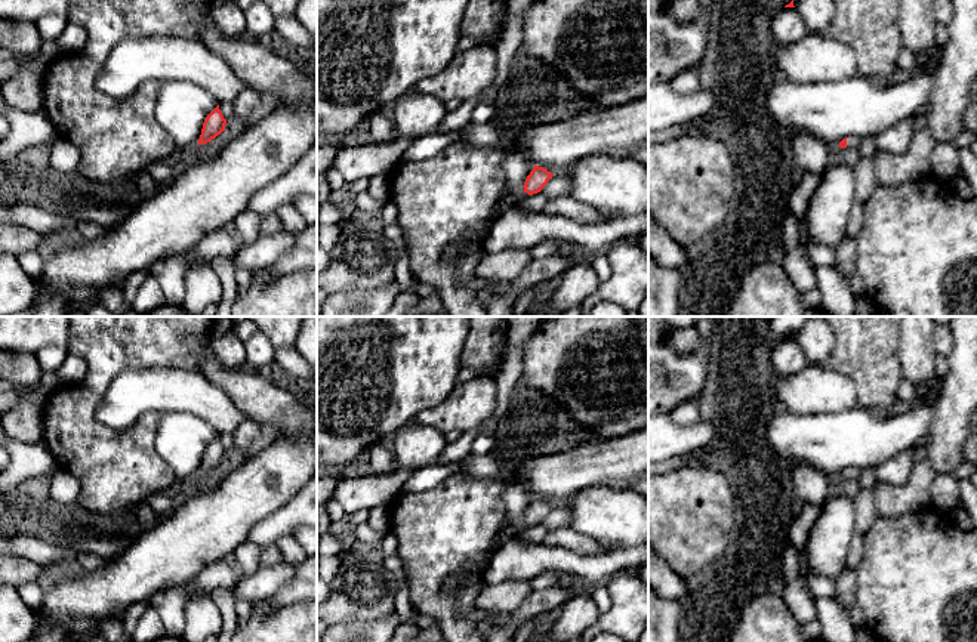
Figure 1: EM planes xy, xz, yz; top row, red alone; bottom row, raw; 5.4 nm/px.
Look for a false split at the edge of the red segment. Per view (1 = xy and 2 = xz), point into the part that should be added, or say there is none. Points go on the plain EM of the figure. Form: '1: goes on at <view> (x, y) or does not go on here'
1: does not go on here
2: goes on at xz (509, 530)

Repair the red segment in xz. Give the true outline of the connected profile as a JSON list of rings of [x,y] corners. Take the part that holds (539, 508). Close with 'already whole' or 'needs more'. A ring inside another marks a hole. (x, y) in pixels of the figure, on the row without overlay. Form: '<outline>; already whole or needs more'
[[[534,497],[530,506],[527,507],[524,518],[520,519],[515,524],[505,522],[503,528],[499,531],[499,534],[493,538],[490,544],[490,555],[497,550],[505,541],[515,538],[517,530],[523,525],[527,524],[528,527],[537,525],[542,522],[542,519],[548,515],[548,512],[554,506],[548,503],[543,499]]]; needs more

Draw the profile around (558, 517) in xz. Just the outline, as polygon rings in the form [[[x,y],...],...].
[[[557,504],[548,512],[540,524],[551,530],[568,527],[570,509],[565,504]]]

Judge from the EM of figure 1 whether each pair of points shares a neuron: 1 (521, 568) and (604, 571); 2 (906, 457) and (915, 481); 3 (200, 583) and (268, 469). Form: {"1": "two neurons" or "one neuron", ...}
{"1": "one neuron", "2": "two neurons", "3": "two neurons"}

